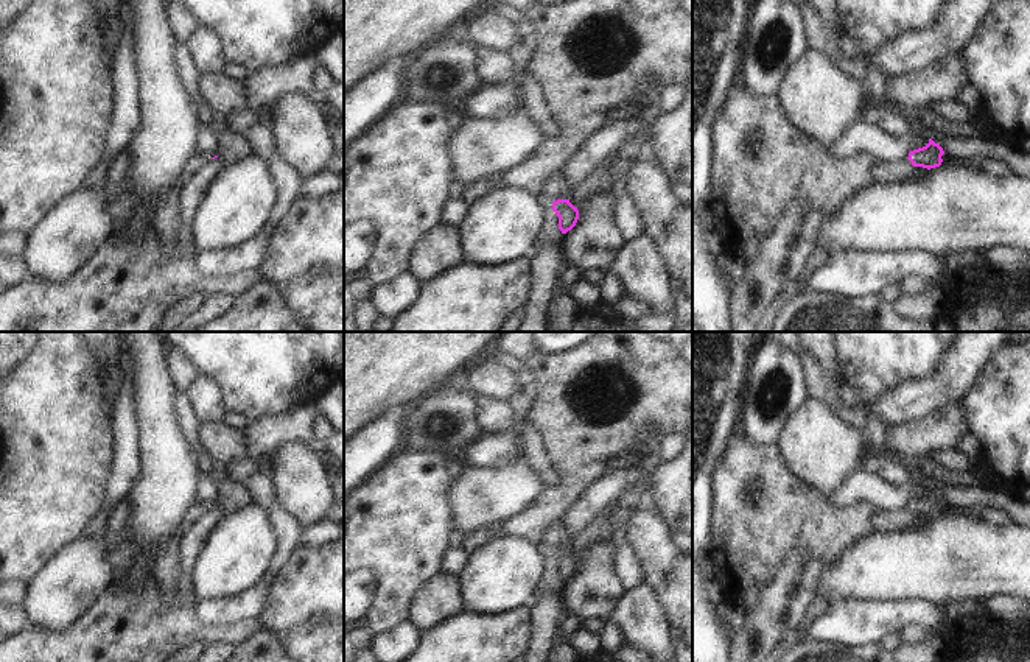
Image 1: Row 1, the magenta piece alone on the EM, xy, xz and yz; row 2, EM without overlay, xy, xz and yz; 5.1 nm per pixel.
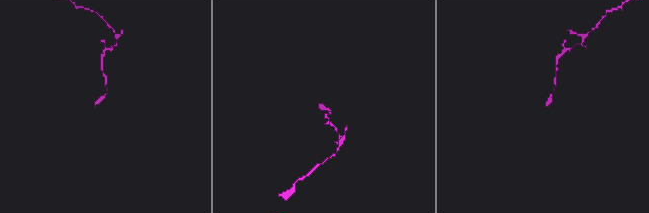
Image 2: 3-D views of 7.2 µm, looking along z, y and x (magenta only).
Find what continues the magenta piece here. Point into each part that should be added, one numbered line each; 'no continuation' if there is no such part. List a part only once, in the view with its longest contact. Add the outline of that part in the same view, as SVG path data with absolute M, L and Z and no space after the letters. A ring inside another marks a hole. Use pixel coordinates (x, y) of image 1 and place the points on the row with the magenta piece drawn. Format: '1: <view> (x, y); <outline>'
no continuation

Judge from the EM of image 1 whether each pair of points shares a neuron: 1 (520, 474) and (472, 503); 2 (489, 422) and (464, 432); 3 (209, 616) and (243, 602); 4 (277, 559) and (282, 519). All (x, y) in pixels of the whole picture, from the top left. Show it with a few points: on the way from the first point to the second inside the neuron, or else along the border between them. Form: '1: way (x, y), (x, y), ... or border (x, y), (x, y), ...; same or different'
1: way (507, 486), (498, 494), (484, 496); same
2: border (472, 396), (479, 410), (478, 424), (483, 432); different
3: way (217, 612), (235, 608); same
4: way (282, 550), (282, 528); same

